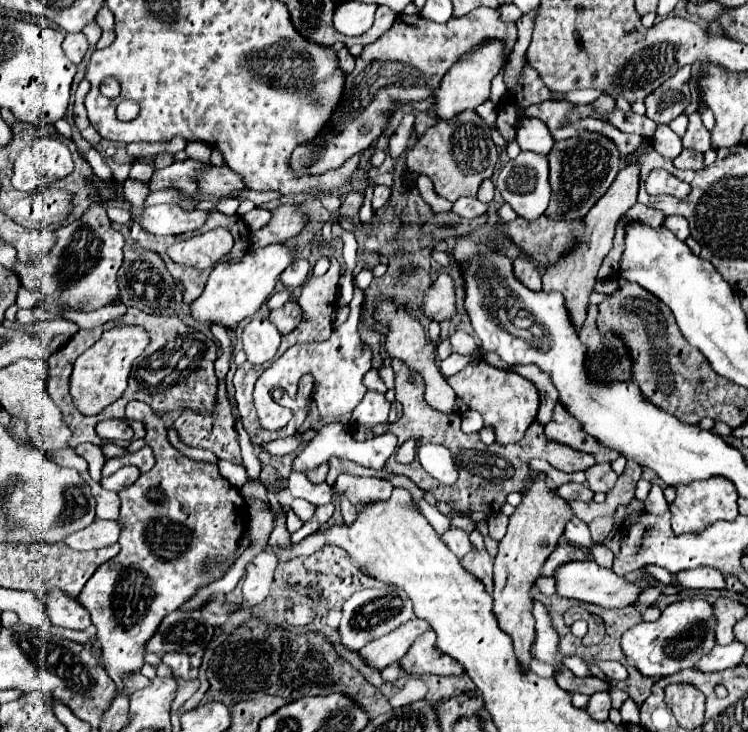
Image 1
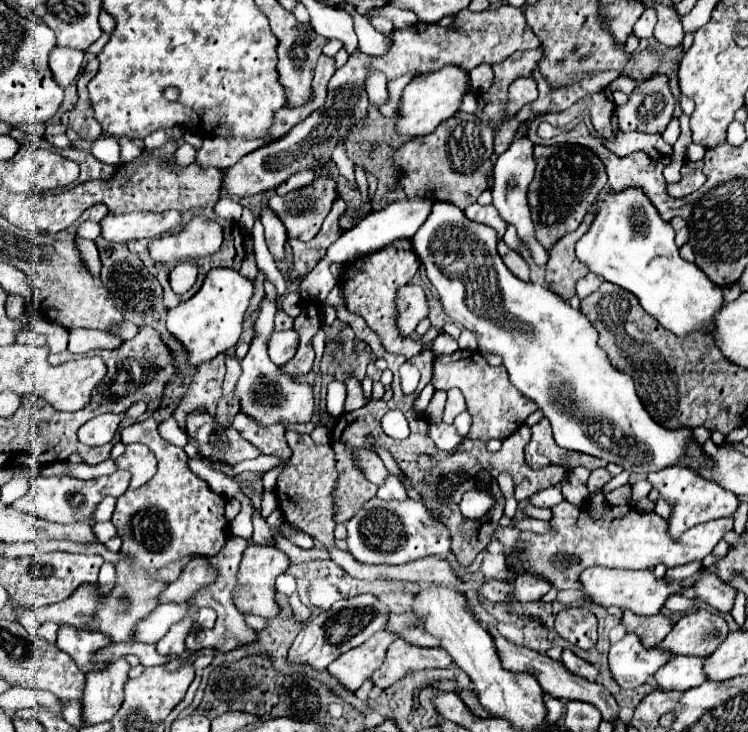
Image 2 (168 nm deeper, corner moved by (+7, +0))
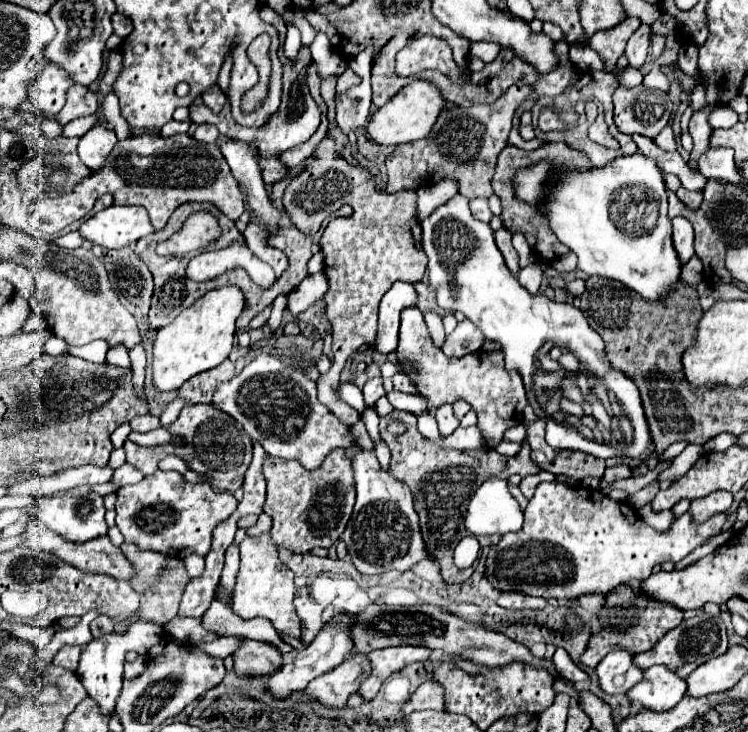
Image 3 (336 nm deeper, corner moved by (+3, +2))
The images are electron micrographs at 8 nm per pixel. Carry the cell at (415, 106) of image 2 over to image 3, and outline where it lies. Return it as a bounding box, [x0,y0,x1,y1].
[365,81,445,145]

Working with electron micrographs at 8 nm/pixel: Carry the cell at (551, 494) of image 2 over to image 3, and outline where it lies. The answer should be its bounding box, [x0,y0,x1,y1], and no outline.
[519,471,555,499]

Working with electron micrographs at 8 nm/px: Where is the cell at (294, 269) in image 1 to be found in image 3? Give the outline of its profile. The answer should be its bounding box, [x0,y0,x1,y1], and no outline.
[219,139,283,227]

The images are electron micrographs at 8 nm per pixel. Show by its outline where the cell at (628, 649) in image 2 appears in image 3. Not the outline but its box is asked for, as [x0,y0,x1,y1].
[597,651,643,693]

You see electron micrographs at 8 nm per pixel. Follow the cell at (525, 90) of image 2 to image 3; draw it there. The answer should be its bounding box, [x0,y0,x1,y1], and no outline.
[387,81,531,199]

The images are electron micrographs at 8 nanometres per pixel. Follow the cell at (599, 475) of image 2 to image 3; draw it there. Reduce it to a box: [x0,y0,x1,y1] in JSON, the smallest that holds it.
[605,465,631,481]

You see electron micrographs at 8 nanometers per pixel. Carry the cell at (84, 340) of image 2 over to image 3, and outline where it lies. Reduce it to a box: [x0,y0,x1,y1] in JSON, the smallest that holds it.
[107,347,131,369]

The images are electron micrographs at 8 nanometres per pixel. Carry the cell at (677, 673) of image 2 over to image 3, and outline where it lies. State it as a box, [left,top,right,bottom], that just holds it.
[627,665,685,711]

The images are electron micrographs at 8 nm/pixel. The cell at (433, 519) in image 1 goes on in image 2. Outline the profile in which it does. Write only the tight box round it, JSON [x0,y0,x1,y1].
[377,475,407,499]

